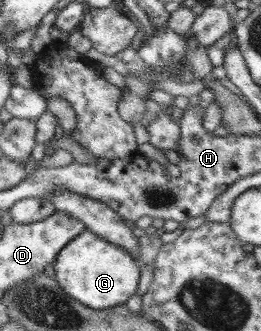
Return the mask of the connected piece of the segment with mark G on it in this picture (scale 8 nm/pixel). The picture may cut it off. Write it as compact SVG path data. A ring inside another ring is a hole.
M84 230L76 235L66 247L56 255L54 263L56 282L72 299L92 307L104 310L126 303L137 293L140 283L140 266L132 254L100 238L91 231Z

